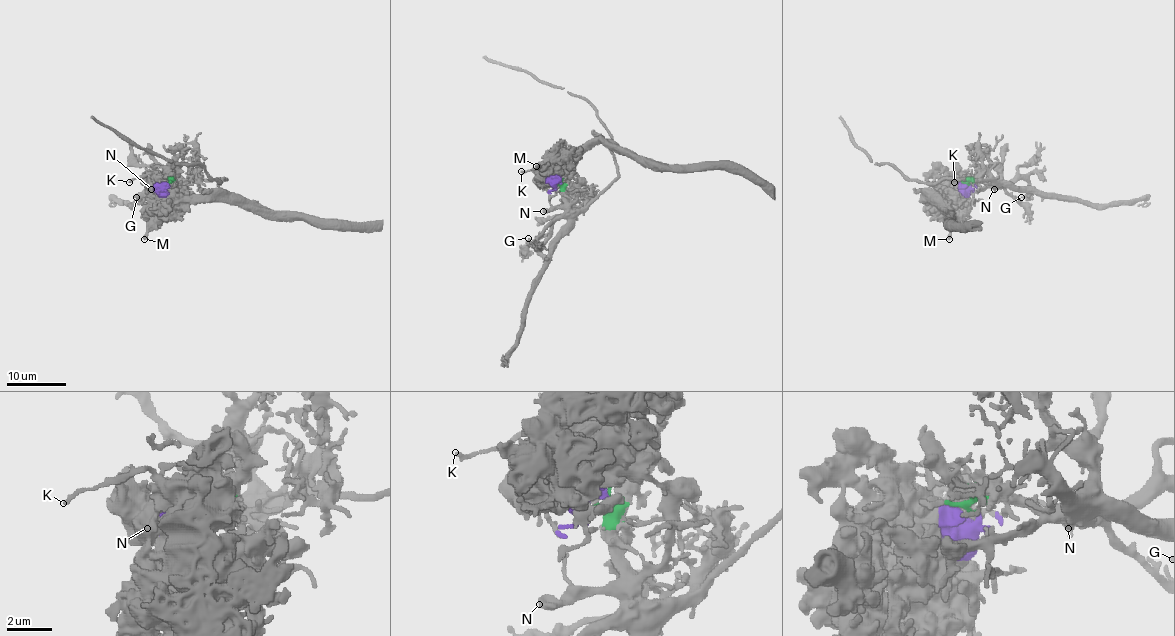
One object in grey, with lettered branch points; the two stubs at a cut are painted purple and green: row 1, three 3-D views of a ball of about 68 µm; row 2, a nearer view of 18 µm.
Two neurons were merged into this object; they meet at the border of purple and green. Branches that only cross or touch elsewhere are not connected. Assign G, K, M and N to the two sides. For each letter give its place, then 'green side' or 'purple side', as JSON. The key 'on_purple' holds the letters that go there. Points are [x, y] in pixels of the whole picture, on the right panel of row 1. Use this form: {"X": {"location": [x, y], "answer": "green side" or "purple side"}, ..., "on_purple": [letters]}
{"G": {"location": [1021, 197], "answer": "green side"}, "K": {"location": [954, 182], "answer": "purple side"}, "M": {"location": [949, 239], "answer": "purple side"}, "N": {"location": [994, 189], "answer": "green side"}, "on_purple": ["K", "M"]}

